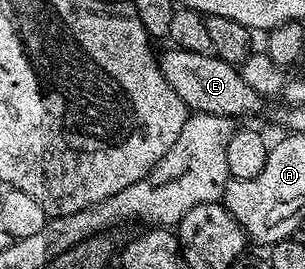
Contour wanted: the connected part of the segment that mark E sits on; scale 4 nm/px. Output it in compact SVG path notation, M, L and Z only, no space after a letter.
M168 49L160 51L159 54L163 80L171 84L175 96L179 96L179 100L183 100L183 104L190 111L211 116L227 116L234 120L239 120L243 114L260 112L263 95L247 85L247 80L243 80L236 65L225 62L214 53Z

